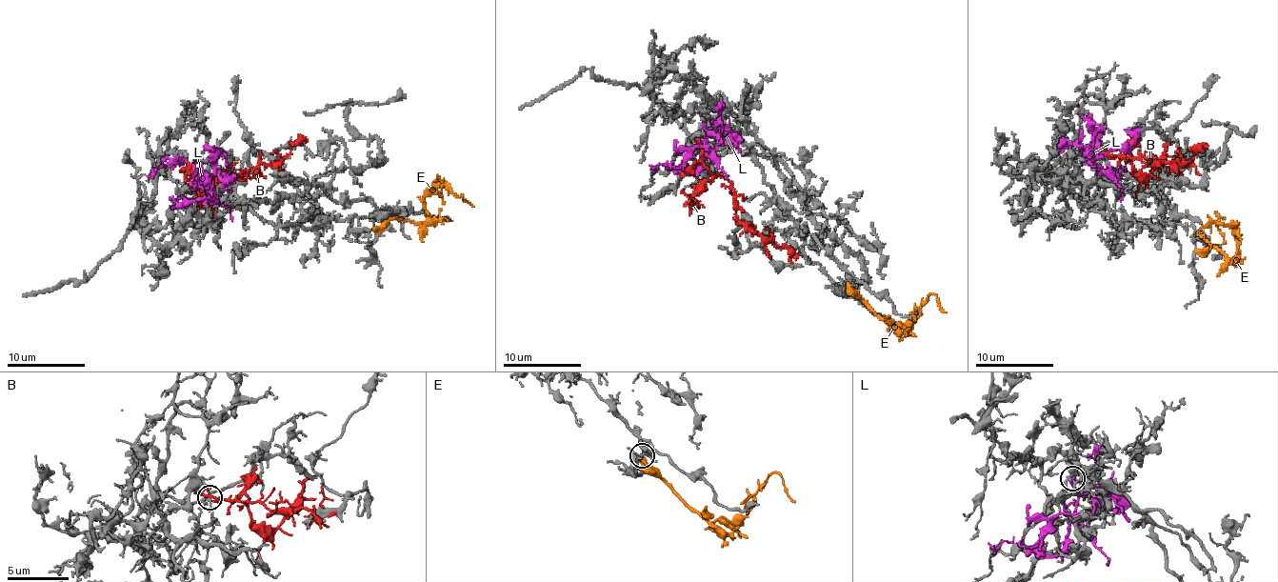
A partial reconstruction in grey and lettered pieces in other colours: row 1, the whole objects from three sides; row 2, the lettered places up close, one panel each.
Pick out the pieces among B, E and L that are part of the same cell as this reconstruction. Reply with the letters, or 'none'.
none

